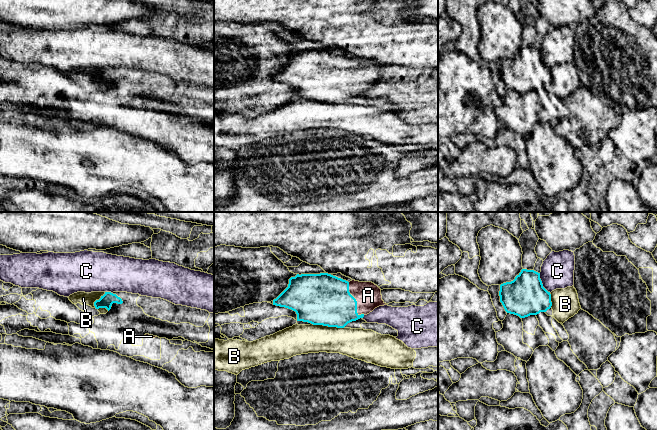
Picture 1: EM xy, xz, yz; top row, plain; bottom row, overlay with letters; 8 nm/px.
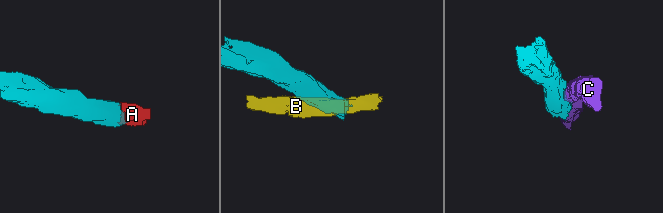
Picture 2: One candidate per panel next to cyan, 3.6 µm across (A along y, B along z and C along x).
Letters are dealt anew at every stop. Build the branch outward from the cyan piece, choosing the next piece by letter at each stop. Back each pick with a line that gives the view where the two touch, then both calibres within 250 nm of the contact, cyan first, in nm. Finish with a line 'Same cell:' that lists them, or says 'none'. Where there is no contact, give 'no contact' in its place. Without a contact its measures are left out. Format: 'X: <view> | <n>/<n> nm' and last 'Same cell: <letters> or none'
A: xz | 400/200 nm
Same cell: A

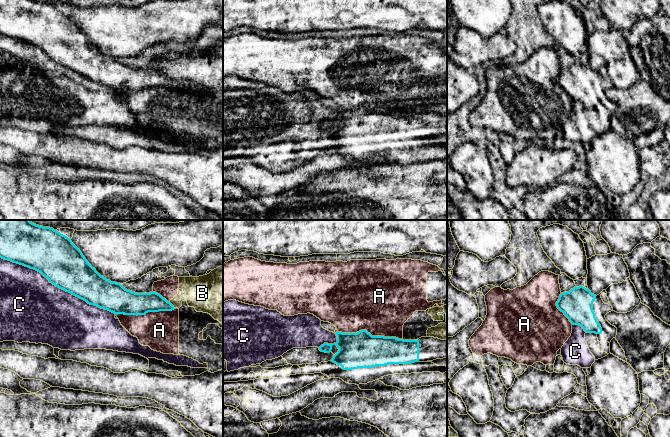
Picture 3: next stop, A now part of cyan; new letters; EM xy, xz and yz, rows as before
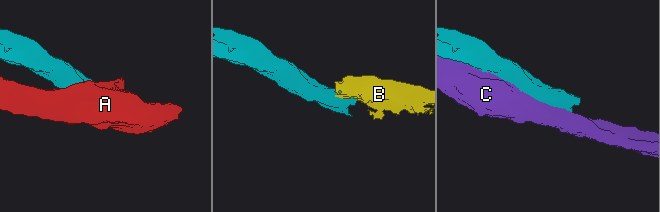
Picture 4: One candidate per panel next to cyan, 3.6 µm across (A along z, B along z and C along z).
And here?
Same cell: none

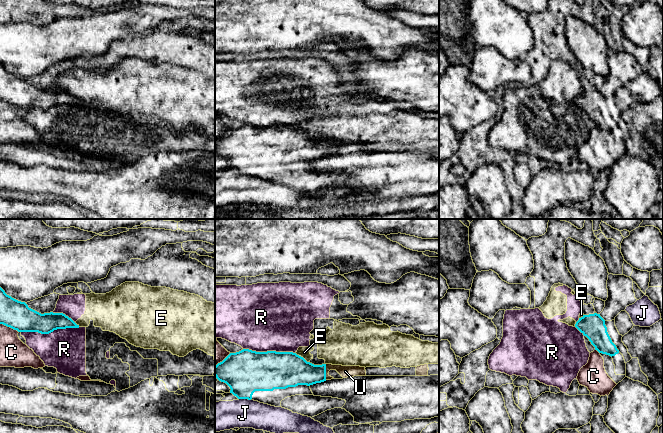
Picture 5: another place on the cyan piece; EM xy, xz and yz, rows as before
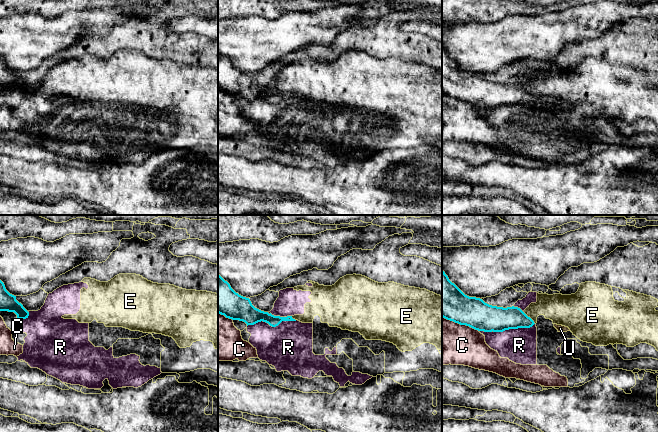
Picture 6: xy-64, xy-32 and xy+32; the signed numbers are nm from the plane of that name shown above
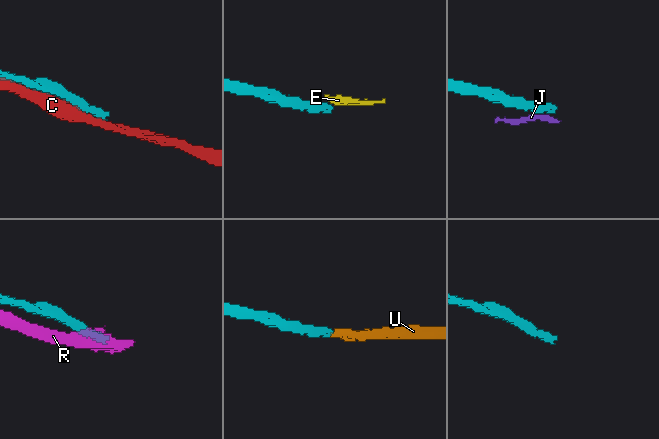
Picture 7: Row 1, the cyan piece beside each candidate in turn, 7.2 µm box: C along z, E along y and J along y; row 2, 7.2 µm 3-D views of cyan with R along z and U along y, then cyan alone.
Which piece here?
U: xz | 240/100 nm
Same cell: U

